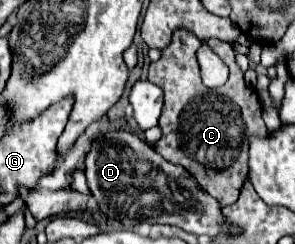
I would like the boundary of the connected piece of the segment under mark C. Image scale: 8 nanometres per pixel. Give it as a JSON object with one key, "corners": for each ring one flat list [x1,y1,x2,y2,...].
{"corners":[[176,29,170,45,162,49,162,57,156,63,150,63,148,81,164,89,164,109,160,117,162,139,154,145,154,149,166,161,182,165,198,181,198,185,224,207,236,203,240,189,246,183,250,135,264,137,268,131,262,121,262,105,258,95,246,85,244,73,236,65,232,47,218,39,206,39,206,43,230,67,230,79,218,89,204,87,196,61,200,41,188,29]]}

